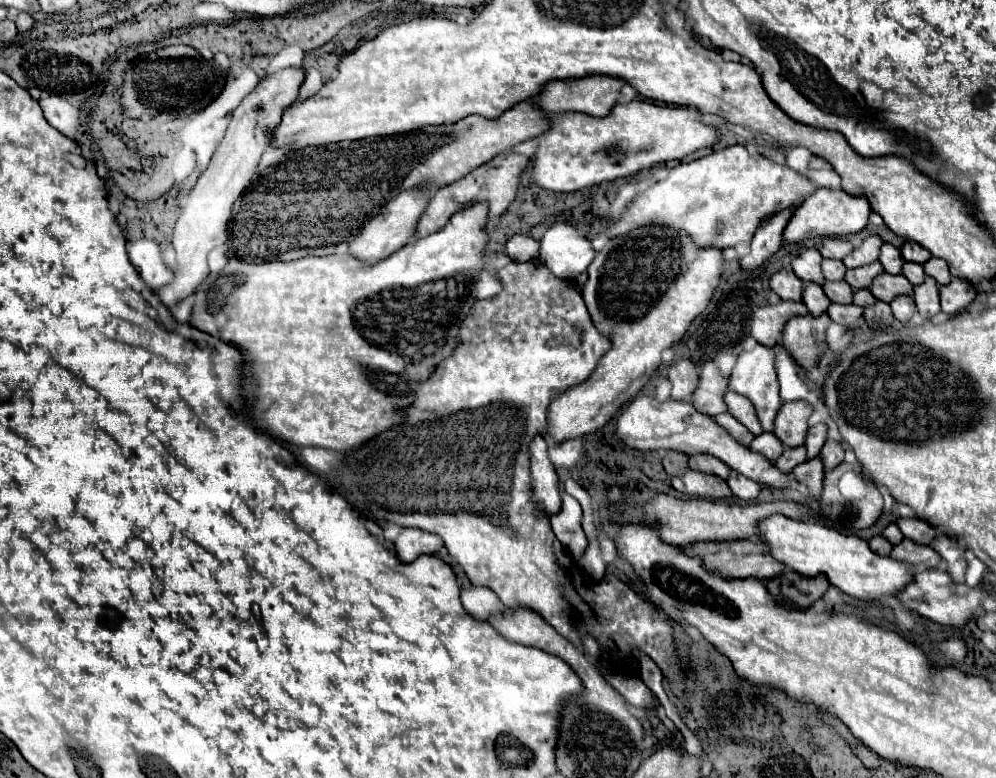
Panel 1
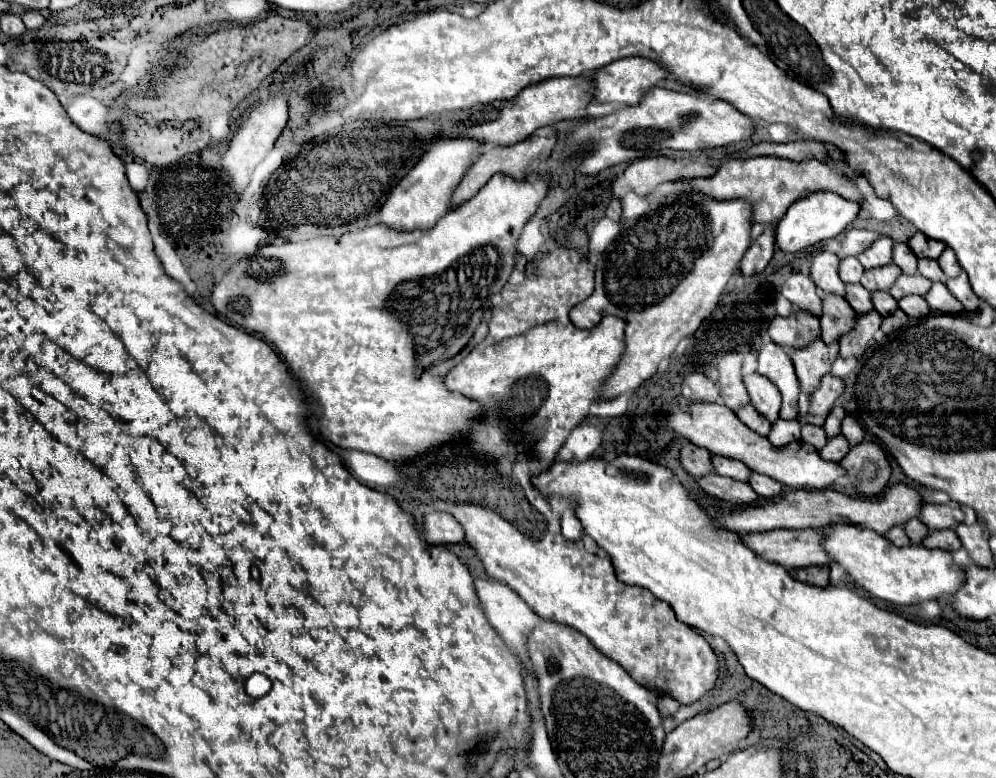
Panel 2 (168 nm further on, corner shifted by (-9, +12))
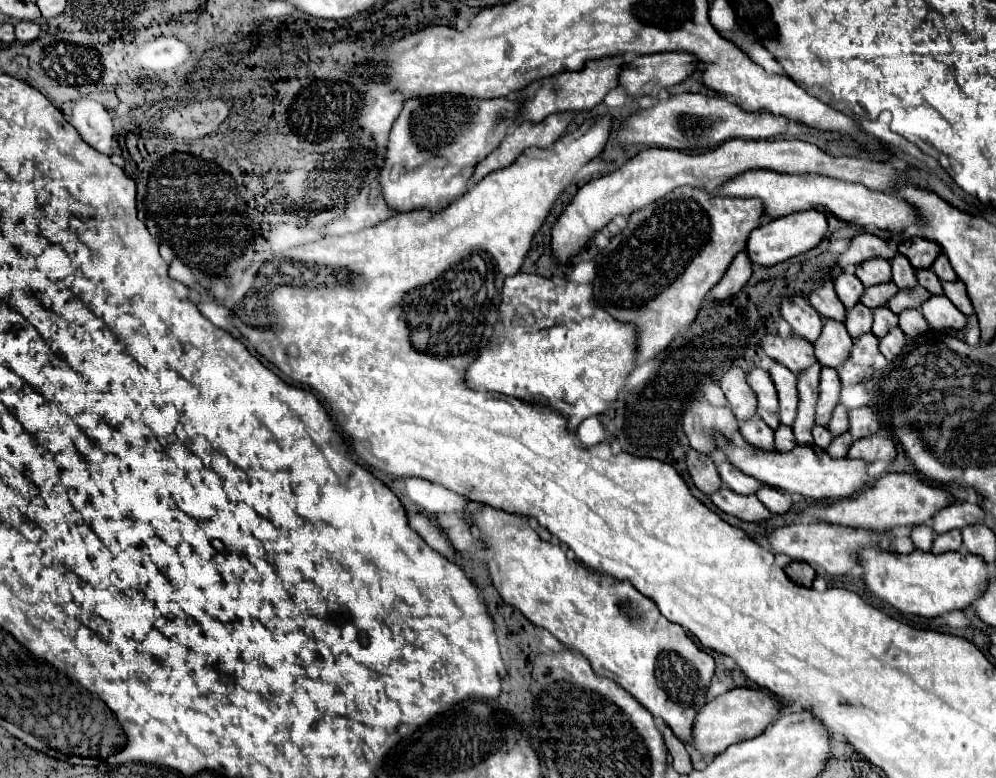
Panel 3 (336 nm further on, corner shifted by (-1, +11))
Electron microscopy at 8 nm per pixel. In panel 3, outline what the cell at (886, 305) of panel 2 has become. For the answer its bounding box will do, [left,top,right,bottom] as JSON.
[873,305,897,337]

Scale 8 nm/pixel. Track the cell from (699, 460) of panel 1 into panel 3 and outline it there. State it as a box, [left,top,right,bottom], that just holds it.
[717,461,761,495]

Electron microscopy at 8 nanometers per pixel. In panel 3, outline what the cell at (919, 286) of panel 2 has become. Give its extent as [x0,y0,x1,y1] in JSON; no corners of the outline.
[887,285,931,313]

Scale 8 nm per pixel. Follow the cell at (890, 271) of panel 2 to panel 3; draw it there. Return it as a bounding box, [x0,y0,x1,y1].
[861,281,897,309]

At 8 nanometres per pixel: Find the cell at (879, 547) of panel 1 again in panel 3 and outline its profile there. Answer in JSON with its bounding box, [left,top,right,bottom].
[889,535,915,553]

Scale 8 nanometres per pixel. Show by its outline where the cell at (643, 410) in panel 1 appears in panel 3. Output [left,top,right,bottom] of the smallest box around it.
[715,433,867,501]

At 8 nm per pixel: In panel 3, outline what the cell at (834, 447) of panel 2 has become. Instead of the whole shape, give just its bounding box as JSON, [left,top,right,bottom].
[825,433,853,459]

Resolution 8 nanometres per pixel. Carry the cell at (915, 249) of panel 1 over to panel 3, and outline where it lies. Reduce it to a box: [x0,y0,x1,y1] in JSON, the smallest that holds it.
[899,237,941,269]

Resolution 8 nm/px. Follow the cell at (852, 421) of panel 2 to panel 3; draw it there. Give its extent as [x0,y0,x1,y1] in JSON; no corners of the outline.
[849,407,881,439]

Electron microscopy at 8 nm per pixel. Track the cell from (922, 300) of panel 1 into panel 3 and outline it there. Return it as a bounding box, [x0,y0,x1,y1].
[919,295,967,331]

